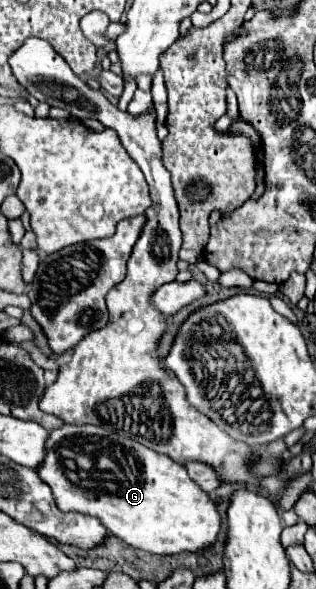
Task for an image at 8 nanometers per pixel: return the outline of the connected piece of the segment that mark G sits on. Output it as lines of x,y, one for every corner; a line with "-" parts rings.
64,425
50,431
50,439
46,441
46,459
42,467
38,467
38,475
52,487
60,511
78,511
98,517
112,535
154,555
200,553
212,547
220,533
222,519
216,511
216,503
190,479
184,465
102,427

